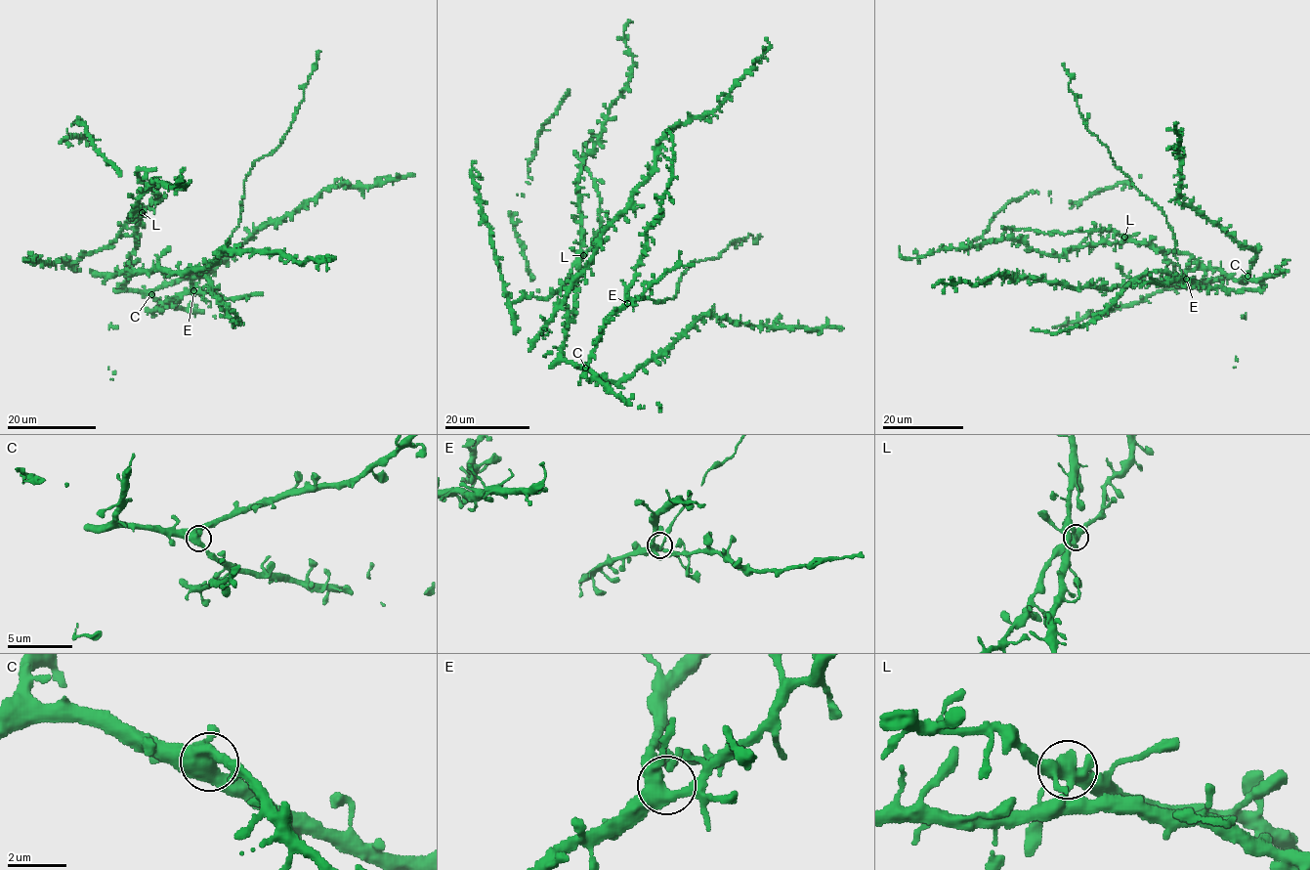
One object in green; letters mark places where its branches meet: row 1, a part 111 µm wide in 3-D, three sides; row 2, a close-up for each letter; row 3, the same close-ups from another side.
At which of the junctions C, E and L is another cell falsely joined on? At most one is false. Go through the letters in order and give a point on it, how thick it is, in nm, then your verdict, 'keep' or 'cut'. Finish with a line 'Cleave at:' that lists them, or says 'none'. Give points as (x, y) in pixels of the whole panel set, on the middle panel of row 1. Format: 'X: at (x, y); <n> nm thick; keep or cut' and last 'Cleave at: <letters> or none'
C: at (585, 368); 480 nm thick; keep
E: at (627, 303); 440 nm thick; keep
L: at (583, 255); 480 nm thick; keep
Cleave at: none

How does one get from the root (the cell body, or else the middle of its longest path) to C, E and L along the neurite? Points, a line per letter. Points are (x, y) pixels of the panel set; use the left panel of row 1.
C: (137, 245), (128, 265), (123, 287), (151, 294)
E: (137, 245), (128, 265), (123, 287), (150, 293), (160, 303), (154, 311), (170, 299), (193, 290)
L: (137, 245), (136, 232), (142, 212)

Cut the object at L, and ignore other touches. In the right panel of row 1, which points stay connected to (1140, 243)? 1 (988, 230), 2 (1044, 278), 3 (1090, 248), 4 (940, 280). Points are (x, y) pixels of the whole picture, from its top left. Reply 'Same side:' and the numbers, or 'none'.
Same side: 3

